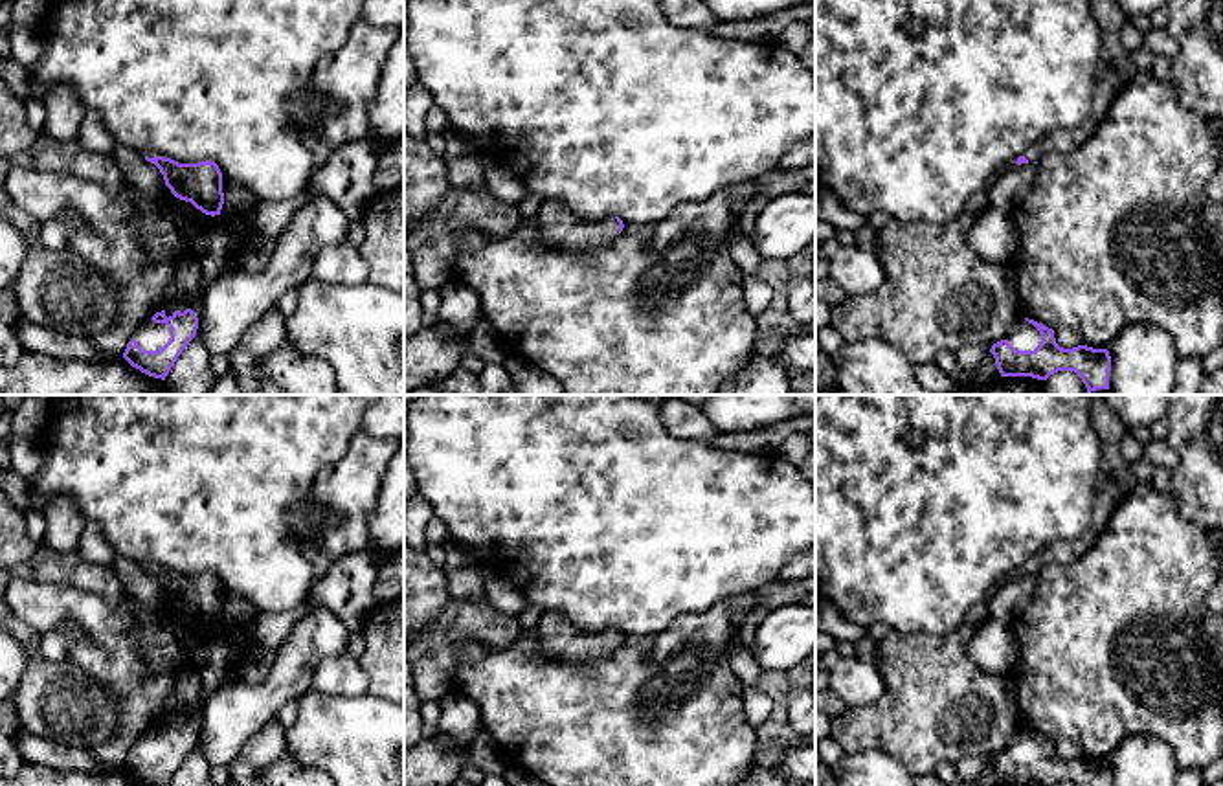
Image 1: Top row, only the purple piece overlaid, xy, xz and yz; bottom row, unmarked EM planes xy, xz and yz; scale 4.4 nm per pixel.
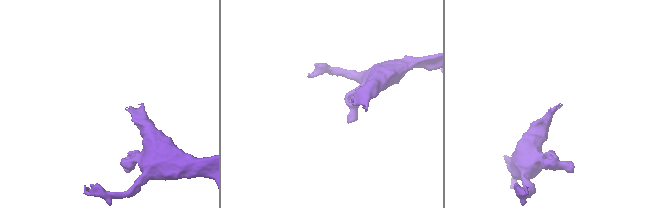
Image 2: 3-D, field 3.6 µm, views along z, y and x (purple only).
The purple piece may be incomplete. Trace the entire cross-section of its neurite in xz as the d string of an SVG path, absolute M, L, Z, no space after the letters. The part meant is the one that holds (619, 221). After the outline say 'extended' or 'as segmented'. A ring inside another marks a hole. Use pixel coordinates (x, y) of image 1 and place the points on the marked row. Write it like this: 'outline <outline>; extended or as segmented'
outline M545 200L538 211L538 231L544 248L562 252L597 252L617 237L624 224L619 217L580 222L562 200Z; extended

